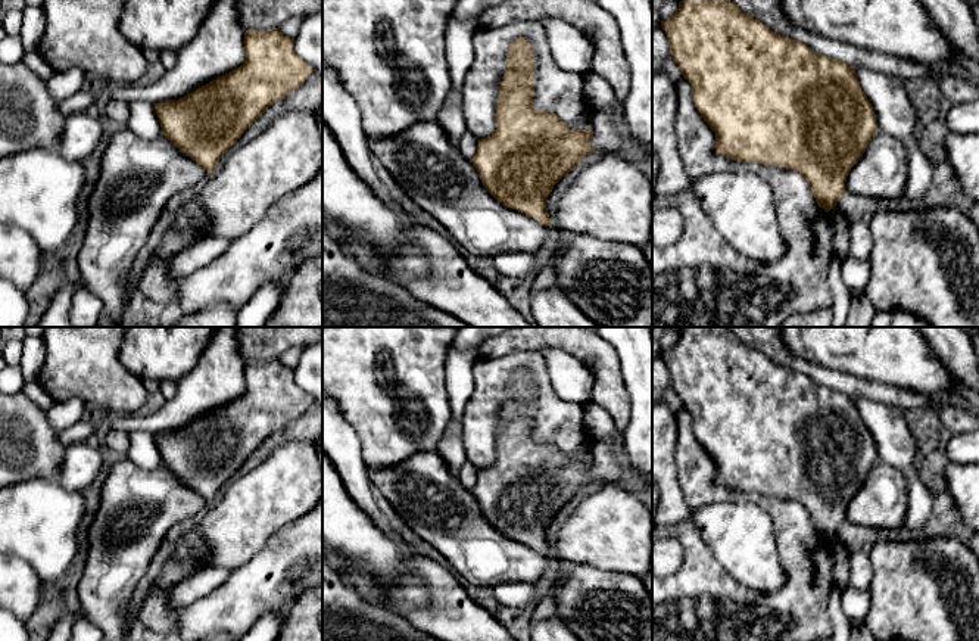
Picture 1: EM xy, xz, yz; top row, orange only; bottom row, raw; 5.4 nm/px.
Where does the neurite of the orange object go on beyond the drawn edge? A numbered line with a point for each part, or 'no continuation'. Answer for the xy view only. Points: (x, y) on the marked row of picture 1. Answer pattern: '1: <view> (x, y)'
no continuation

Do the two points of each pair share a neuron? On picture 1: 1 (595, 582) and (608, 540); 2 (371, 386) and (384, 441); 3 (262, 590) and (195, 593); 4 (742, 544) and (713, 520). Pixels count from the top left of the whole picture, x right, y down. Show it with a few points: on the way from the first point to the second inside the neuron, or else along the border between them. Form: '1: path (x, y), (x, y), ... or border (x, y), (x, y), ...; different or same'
1: border (564, 560), (627, 572), (632, 576); different
2: path (384, 400), (384, 428); same
3: border (230, 572), (214, 590), (181, 610); different
4: path (735, 537), (720, 525); same

